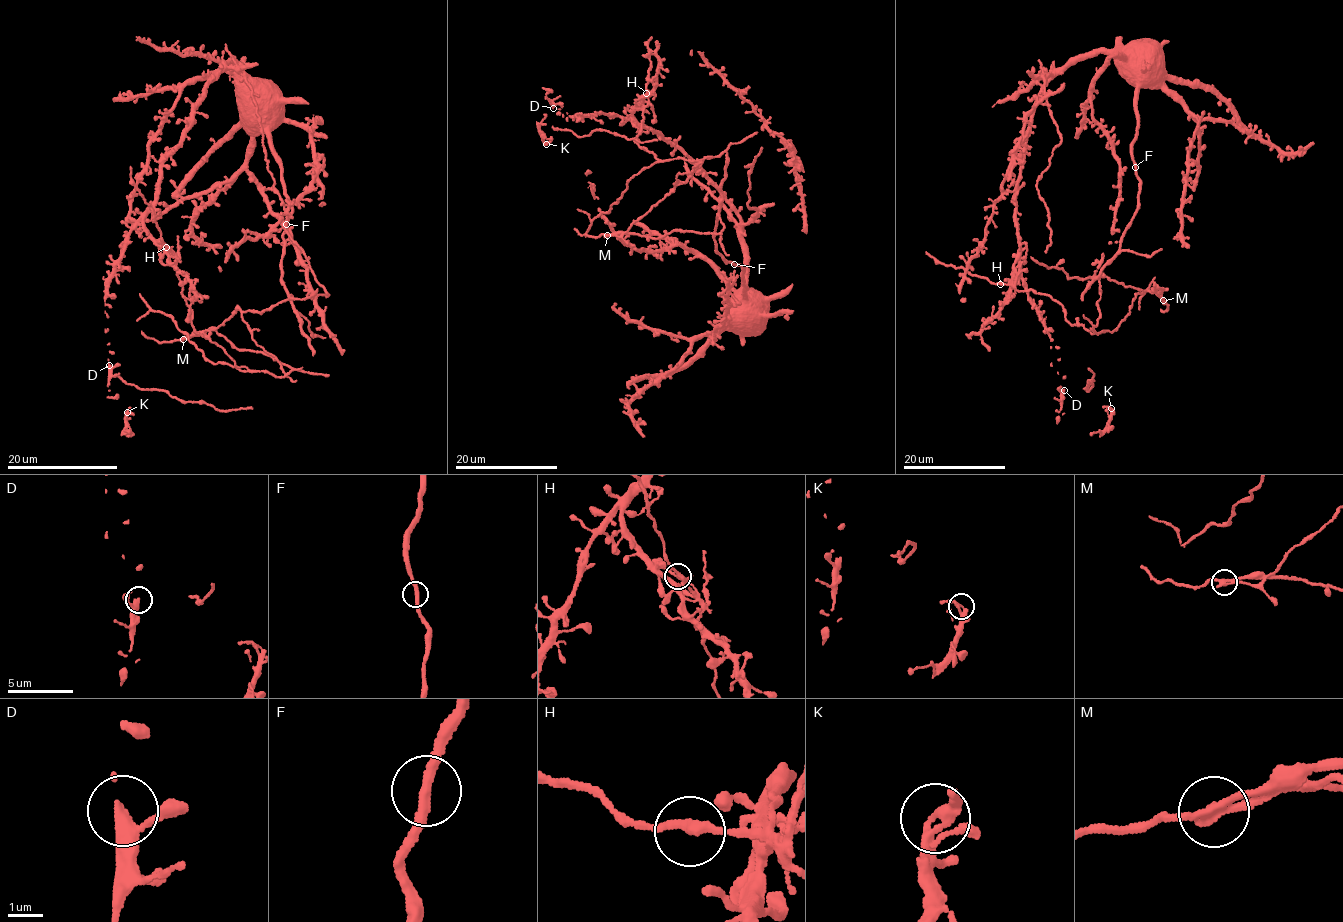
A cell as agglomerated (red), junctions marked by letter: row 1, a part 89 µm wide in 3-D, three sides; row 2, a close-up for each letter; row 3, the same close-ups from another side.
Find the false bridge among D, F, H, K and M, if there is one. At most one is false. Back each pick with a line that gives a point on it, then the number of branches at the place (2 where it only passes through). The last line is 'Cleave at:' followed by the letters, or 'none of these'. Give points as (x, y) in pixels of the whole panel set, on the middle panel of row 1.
M: at (607, 235); 2 branches meet
Cleave at: M

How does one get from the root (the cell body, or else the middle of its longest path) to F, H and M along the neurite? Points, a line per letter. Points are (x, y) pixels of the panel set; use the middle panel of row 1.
F: (738, 309), (729, 305), (743, 297), (745, 286), (740, 275), (743, 266), (734, 264)
H: (738, 309), (745, 262), (738, 214), (678, 147), (633, 117), (630, 110), (649, 104), (646, 93)
M: (738, 309), (738, 214), (634, 117), (645, 101), (634, 142), (695, 167), (627, 232), (607, 235)

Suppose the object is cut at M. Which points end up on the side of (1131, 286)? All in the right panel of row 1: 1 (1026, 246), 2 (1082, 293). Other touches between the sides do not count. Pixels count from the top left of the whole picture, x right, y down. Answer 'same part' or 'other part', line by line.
1: other part
2: other part

